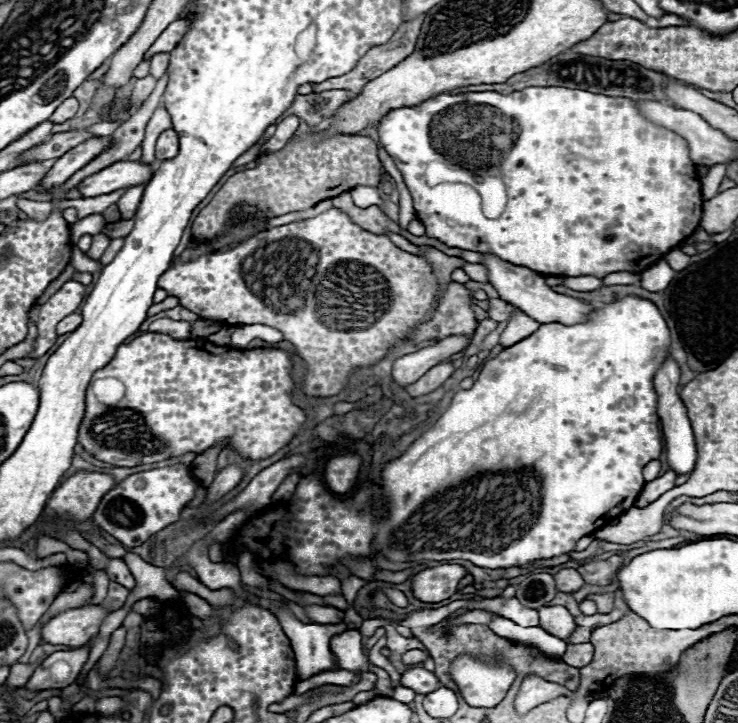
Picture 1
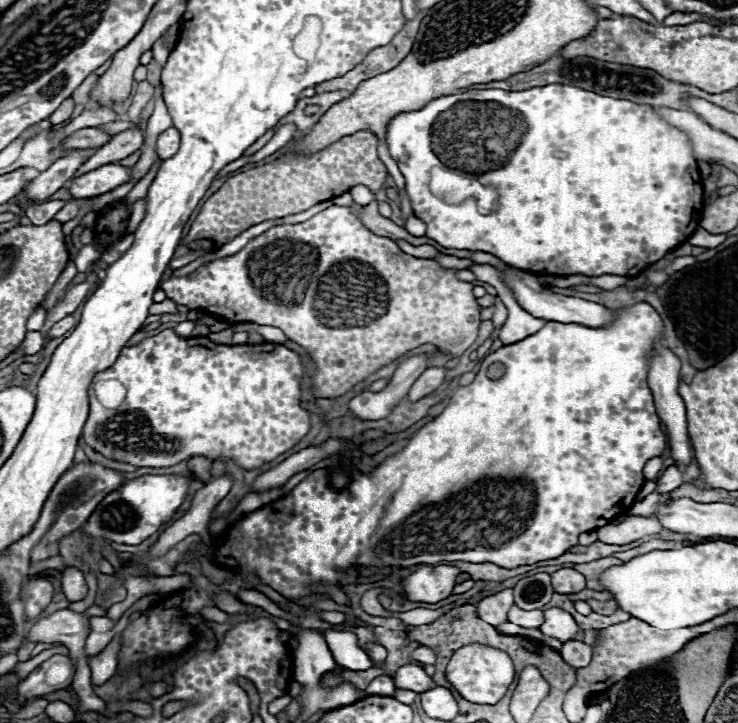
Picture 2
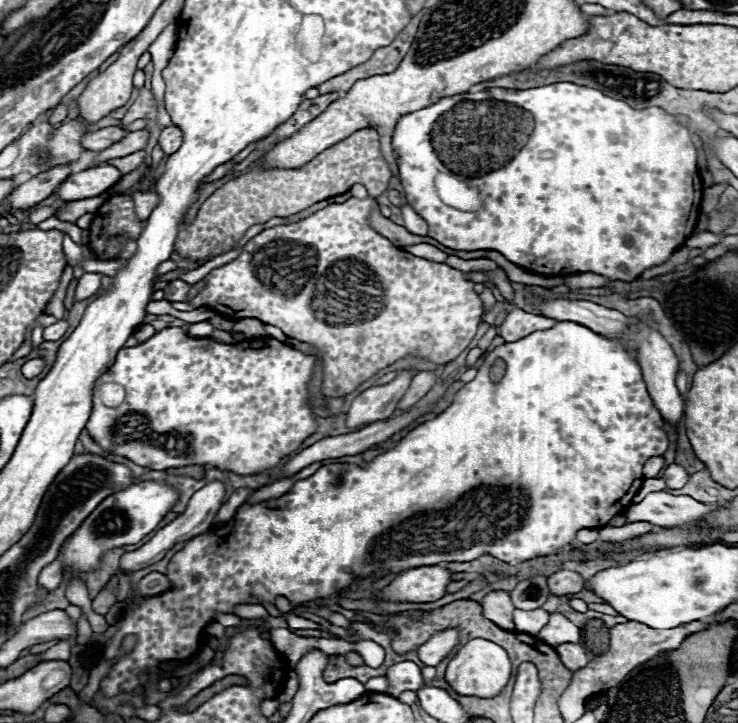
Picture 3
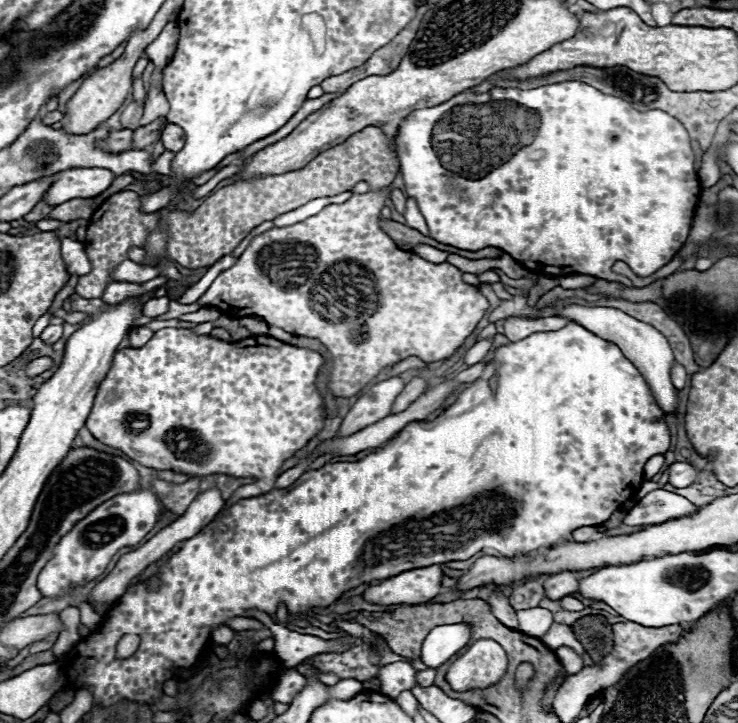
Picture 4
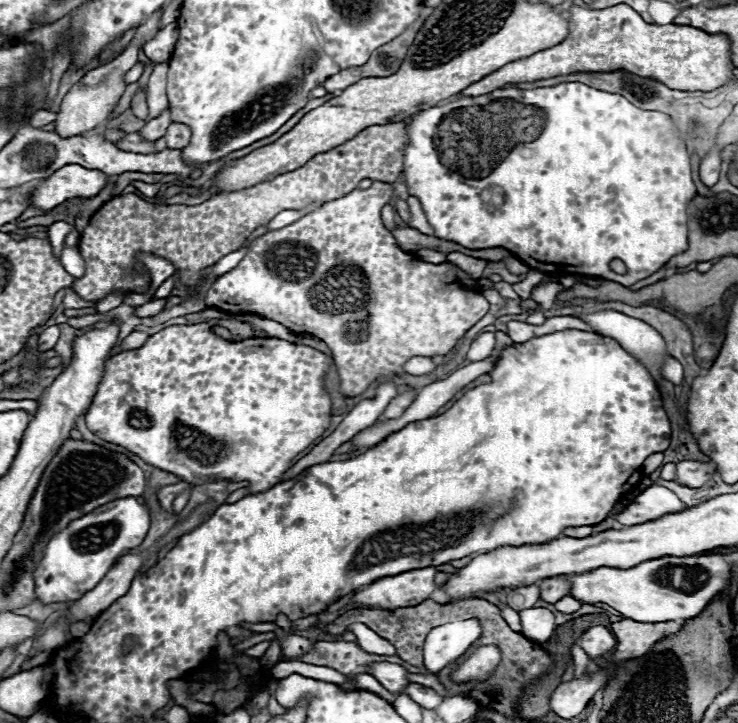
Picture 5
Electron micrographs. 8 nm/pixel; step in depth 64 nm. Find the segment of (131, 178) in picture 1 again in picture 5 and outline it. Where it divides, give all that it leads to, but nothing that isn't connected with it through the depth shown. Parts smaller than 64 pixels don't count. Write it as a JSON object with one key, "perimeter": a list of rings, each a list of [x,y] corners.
{"perimeter":[[[78,164],[64,166],[48,176],[34,188],[32,206],[52,210],[70,198],[92,198],[108,182],[108,174],[100,170],[88,170]]]}

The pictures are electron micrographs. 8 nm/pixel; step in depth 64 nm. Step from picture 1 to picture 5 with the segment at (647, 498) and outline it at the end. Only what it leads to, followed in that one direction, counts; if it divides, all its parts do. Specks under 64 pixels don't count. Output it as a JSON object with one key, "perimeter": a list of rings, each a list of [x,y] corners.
{"perimeter":[[[684,460],[676,464],[676,482],[680,486],[690,486],[690,488],[698,488],[704,482],[710,480],[710,476],[714,474],[714,464],[712,462],[692,462],[692,460]]]}

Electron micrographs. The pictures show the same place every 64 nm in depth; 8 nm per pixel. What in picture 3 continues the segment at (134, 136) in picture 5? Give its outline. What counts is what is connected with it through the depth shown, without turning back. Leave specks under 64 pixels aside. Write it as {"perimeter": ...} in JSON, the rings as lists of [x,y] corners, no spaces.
{"perimeter":[[[108,126],[108,128],[100,128],[100,130],[94,130],[94,132],[86,132],[82,138],[80,138],[80,146],[86,148],[86,150],[104,150],[112,144],[116,144],[116,140],[124,138],[126,132],[118,126]]]}

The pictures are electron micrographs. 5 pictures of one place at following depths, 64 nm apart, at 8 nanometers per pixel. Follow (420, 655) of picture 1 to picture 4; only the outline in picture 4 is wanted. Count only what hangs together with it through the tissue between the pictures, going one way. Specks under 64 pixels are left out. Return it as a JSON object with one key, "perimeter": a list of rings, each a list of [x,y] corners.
{"perimeter":[[[446,624],[430,630],[422,644],[422,662],[428,668],[442,666],[450,656],[460,652],[470,640],[472,628],[466,624]]]}

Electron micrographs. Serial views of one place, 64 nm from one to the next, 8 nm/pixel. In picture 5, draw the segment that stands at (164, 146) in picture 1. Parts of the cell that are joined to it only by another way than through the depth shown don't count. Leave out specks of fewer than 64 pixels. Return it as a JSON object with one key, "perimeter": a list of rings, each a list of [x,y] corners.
{"perimeter":[[[174,122],[174,124],[168,126],[164,138],[166,138],[166,146],[168,146],[168,148],[182,150],[182,148],[188,144],[188,140],[190,140],[190,128],[184,126],[184,124],[176,124],[176,122]]]}

